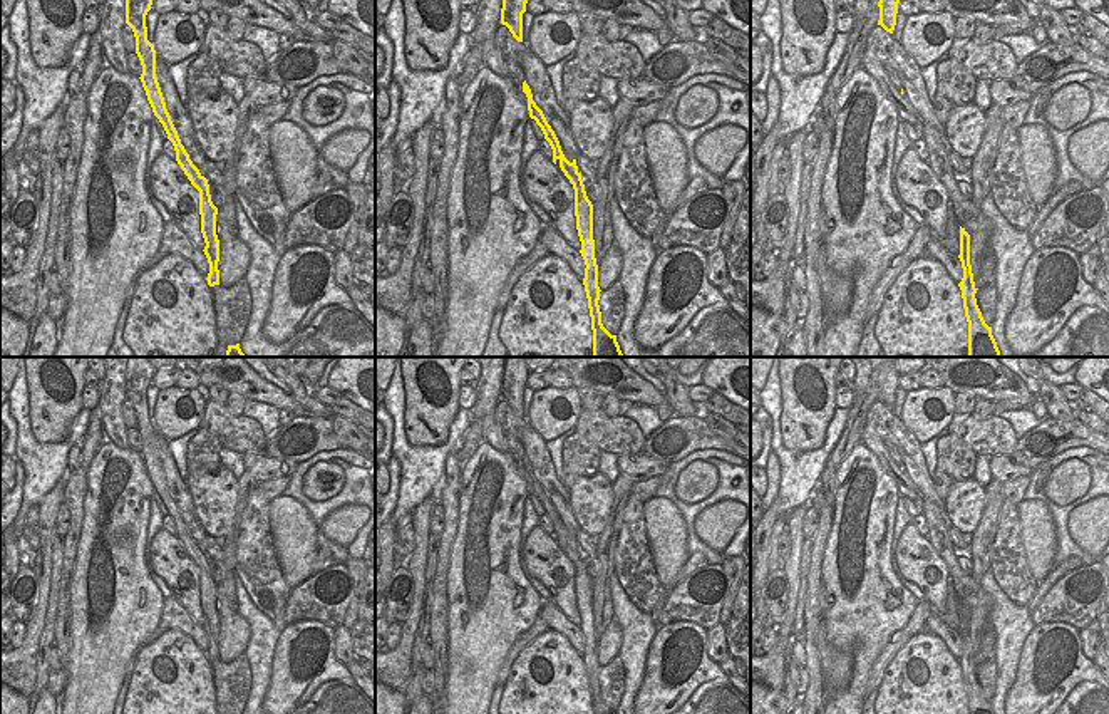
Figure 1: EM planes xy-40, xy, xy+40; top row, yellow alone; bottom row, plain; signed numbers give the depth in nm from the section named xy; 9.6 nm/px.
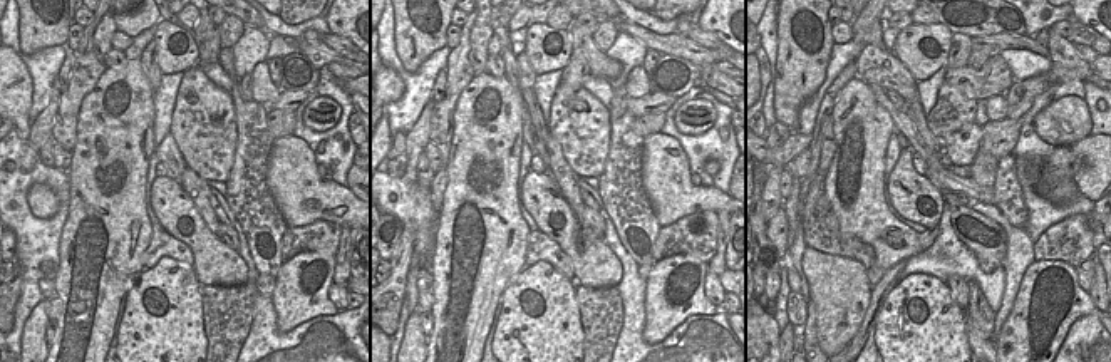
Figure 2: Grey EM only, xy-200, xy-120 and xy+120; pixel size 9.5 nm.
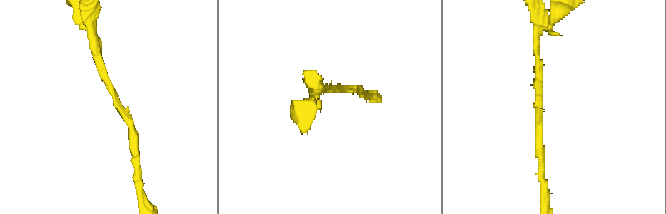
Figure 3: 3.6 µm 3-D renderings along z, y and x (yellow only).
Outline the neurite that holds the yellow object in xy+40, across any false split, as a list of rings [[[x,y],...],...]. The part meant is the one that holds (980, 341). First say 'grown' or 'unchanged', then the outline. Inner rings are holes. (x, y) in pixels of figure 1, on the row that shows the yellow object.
unchanged; [[[960,226],[960,255],[963,278],[958,283],[963,298],[965,317],[968,322],[968,357],[1000,357],[1000,350],[977,305],[977,287],[970,265],[970,235]]]

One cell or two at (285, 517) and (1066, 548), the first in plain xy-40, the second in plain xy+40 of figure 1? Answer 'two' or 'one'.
two

